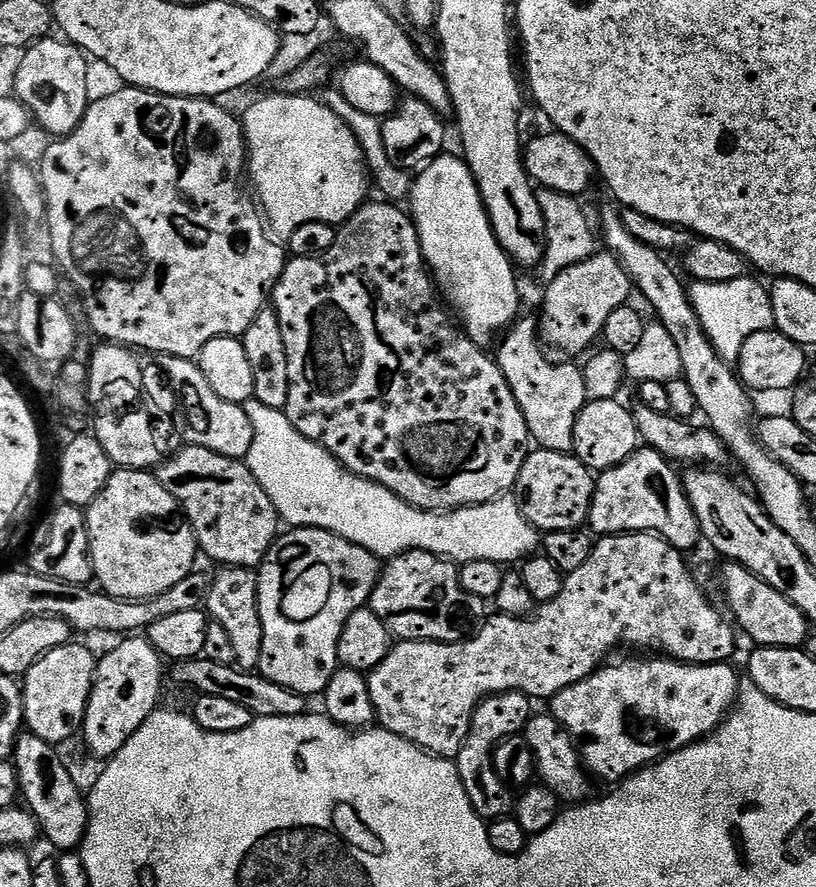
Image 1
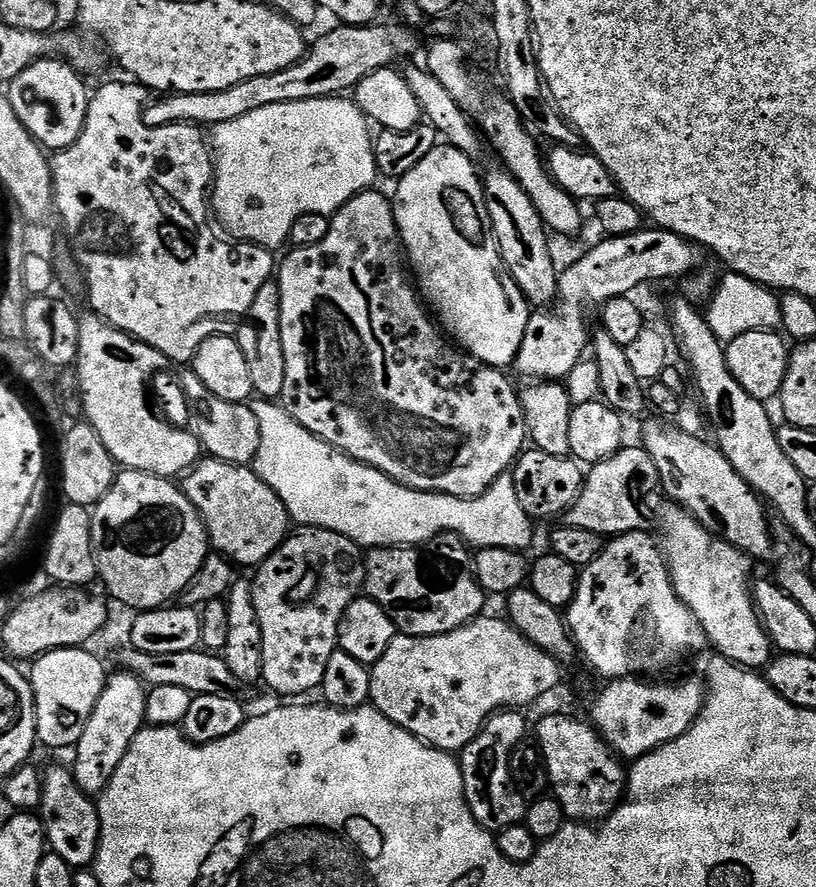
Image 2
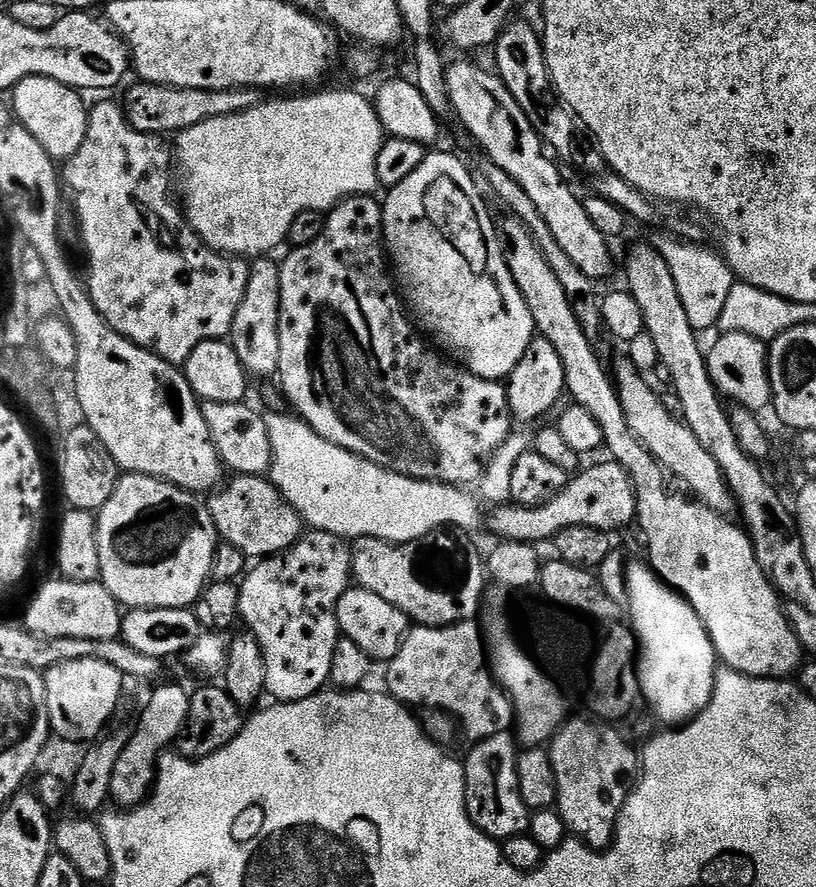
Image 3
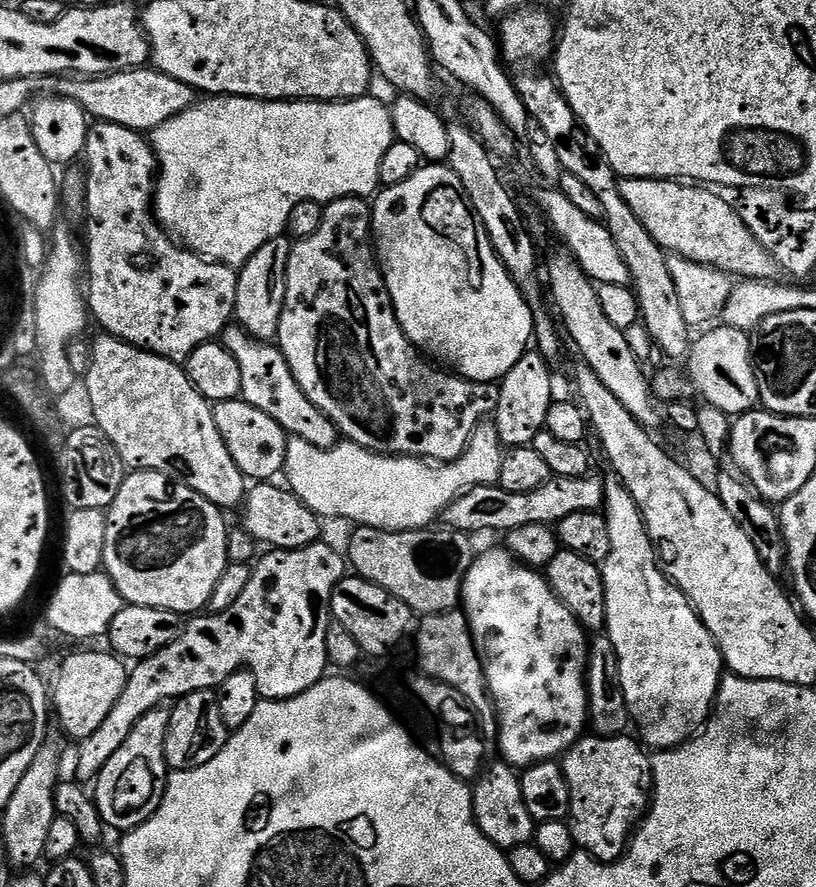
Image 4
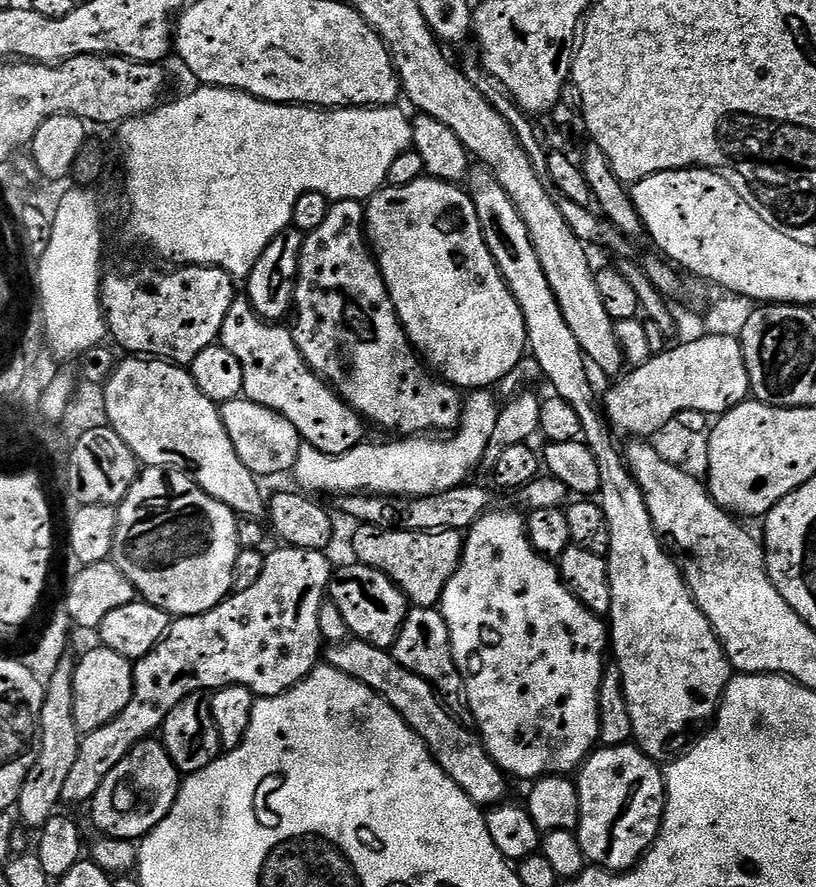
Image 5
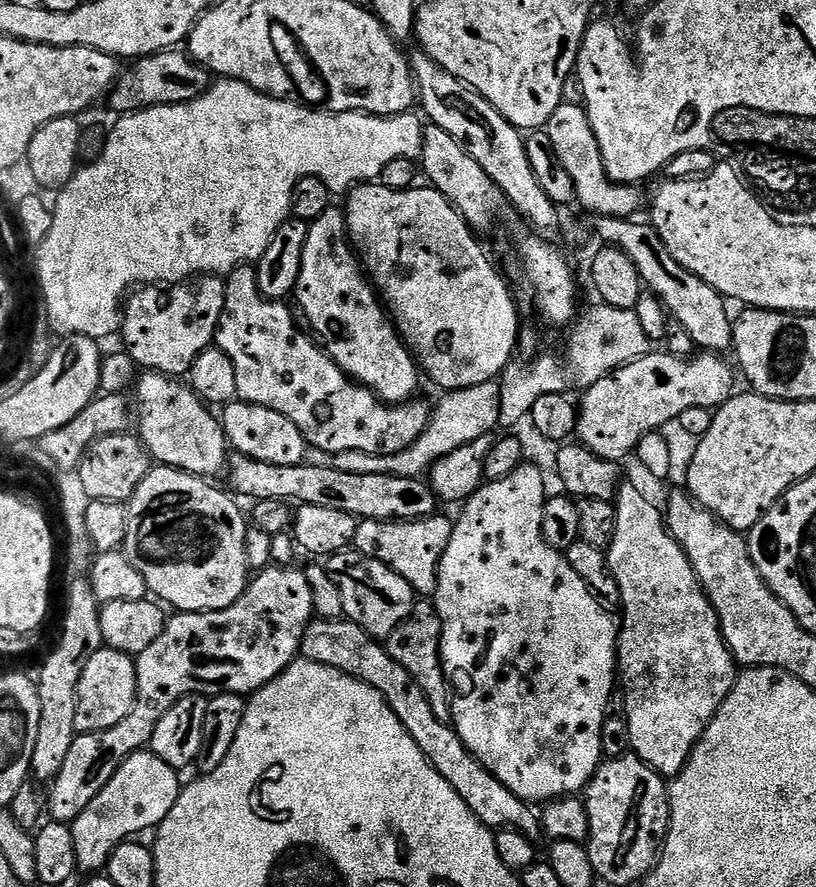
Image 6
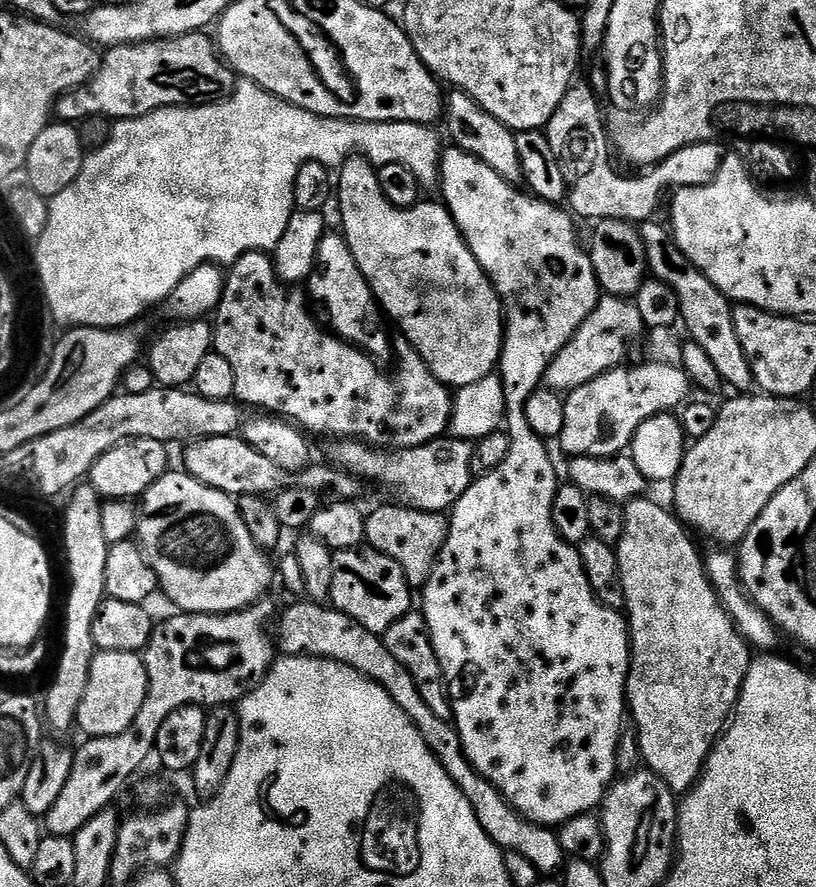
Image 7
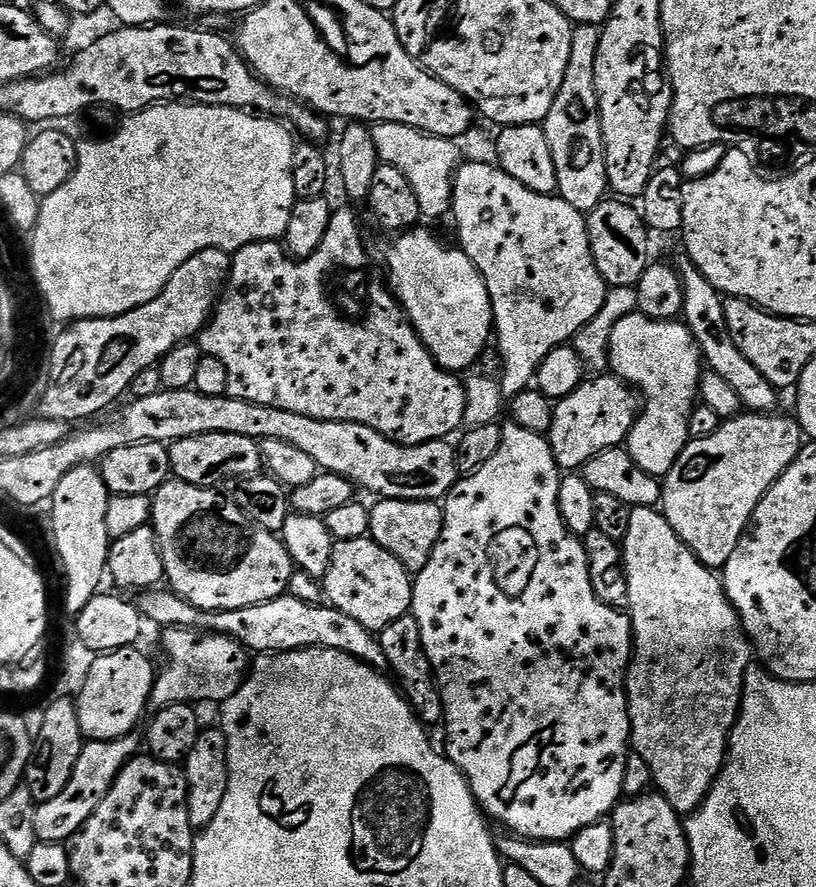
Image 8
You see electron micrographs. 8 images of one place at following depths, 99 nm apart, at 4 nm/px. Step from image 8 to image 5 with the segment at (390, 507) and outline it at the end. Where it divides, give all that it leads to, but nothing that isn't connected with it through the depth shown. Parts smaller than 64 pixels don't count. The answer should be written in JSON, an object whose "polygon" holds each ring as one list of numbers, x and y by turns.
{"polygon":[[369,524,359,525,352,536,352,552,357,561,390,578,404,591,409,605,434,608,446,590,446,582,454,578,464,553,463,531,444,528,440,532,403,532,386,530]]}

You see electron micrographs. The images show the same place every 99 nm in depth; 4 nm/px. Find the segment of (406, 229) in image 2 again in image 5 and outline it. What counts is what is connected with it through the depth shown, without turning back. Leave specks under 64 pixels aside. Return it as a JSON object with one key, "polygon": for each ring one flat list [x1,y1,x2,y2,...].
{"polygon":[[421,178,410,182,406,186,398,186,397,188,385,186,380,191,375,192,371,200,367,201,364,222,366,225,366,239,373,256,376,258,376,265,380,267,386,290,394,302,396,316,400,320,404,332,408,335,408,341,412,343,412,347,426,361,427,367,441,380,447,380,453,388,488,390,493,387,491,384,499,385,504,376,510,374,510,370,517,368,520,361,525,359,528,335,522,318,522,310,518,310,518,302,514,302,514,294,510,294,510,290,506,286,494,258,486,246,486,238,482,238,482,226,478,222,478,210,468,196,467,191,459,183,433,180,431,178]]}

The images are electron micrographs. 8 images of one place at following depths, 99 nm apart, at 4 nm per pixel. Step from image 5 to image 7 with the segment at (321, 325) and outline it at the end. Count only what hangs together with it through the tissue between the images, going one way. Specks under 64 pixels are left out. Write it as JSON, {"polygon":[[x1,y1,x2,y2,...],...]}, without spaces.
{"polygon":[[324,235,318,246,316,269,312,271,306,288,315,303,317,300,318,303,324,304,325,310,328,311,328,320,332,323,331,331,335,335,367,352,377,361,384,362,387,356,389,359,390,340,388,344,387,334,380,329,382,316,378,311,376,298,372,295,362,270,358,270,358,262,354,262,354,254,350,254,350,246,345,242,343,235]]}

